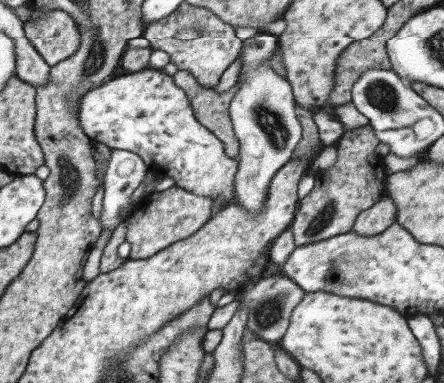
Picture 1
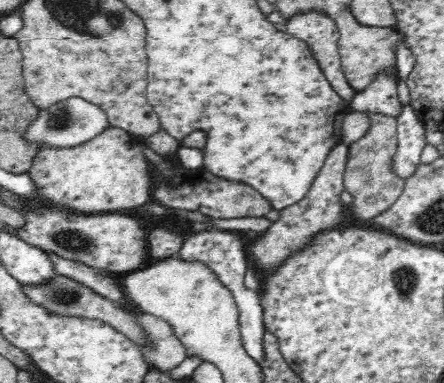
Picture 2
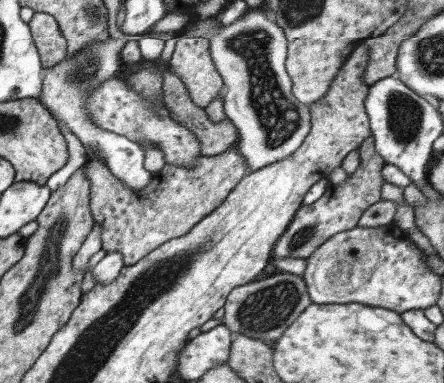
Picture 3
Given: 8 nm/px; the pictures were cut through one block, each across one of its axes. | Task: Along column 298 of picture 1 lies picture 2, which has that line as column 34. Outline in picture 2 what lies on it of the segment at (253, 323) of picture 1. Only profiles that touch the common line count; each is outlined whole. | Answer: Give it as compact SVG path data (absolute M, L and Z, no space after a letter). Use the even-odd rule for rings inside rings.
M56 274L52 280L40 284L40 286L22 286L26 298L36 304L36 306L42 306L46 308L50 314L56 314L56 316L68 316L68 318L88 318L88 320L102 320L104 324L108 326L114 326L114 330L126 334L130 340L134 340L136 344L142 344L146 346L148 338L138 322L138 312L132 312L132 310L124 310L120 308L114 300L110 298L104 298L100 296L98 292L94 292L92 288L84 286L82 282L74 280L74 278L66 278L66 276L60 276Z

